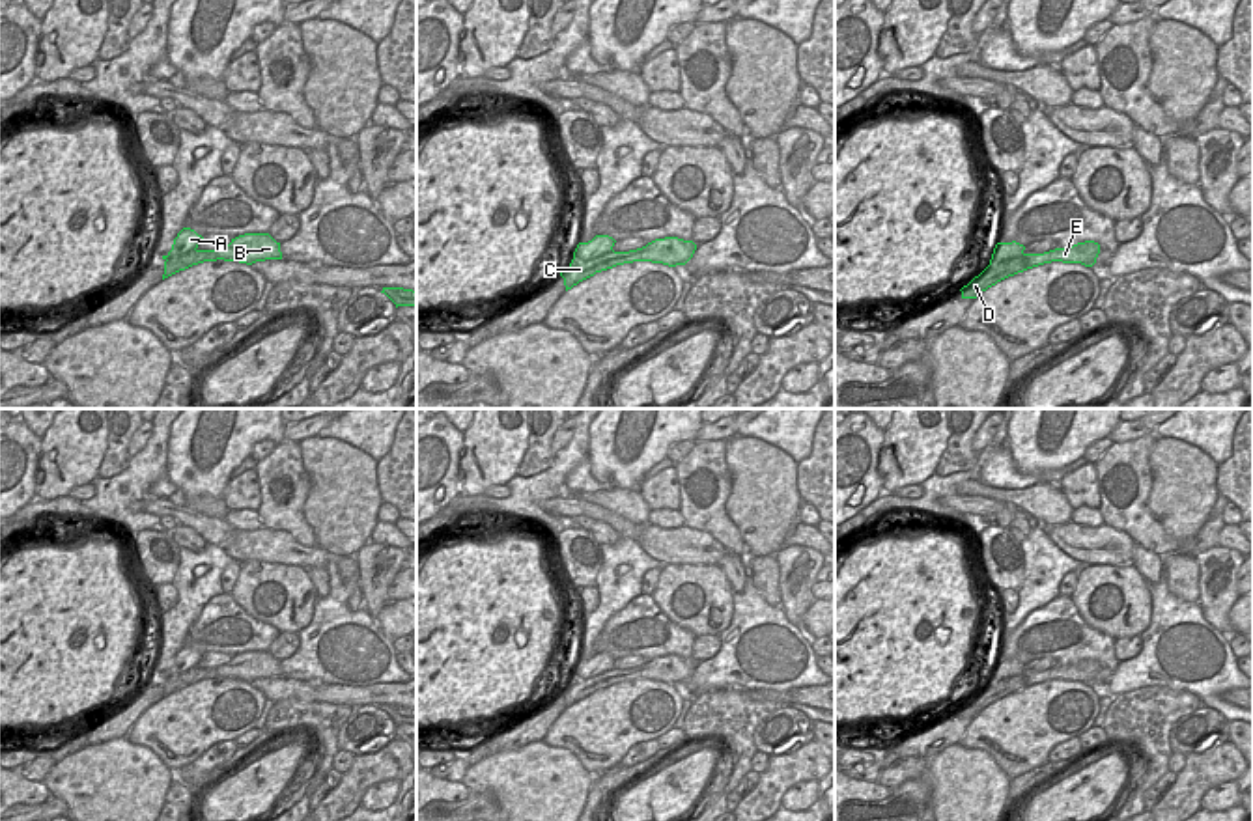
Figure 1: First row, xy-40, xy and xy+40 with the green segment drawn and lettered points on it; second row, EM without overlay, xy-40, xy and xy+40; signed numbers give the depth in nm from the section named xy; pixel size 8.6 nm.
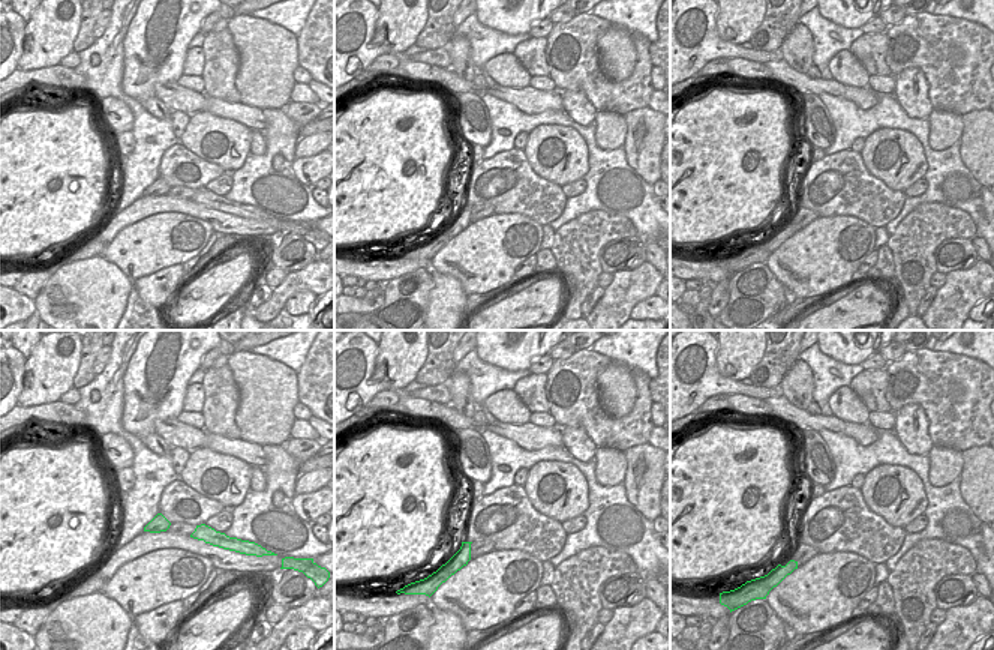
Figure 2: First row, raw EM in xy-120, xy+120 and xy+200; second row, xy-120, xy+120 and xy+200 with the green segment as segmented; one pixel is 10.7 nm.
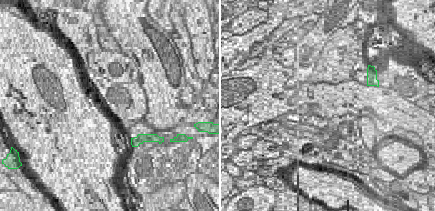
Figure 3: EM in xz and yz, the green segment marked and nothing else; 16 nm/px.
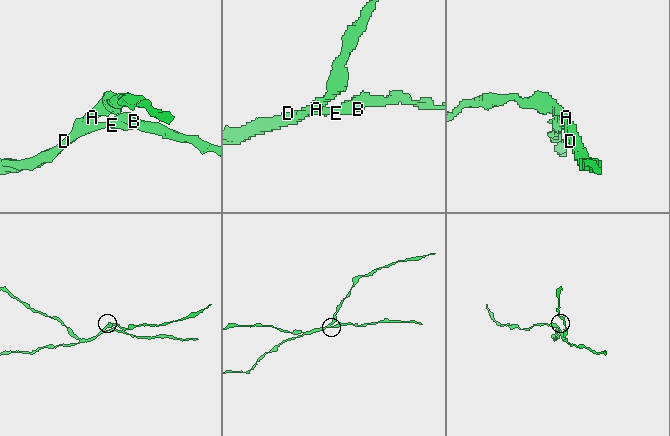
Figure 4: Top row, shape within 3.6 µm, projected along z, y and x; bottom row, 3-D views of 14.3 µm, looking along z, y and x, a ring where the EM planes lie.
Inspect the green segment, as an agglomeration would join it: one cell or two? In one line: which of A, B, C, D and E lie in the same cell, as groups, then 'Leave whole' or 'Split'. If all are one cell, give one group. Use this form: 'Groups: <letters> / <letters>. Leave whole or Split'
Groups: A / B C D E. Split

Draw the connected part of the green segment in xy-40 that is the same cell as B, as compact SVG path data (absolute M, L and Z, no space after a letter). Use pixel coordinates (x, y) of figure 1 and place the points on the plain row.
M245 651L217 668L192 668L164 679L162 698L204 679L239 679L252 683L265 677L282 677L280 661L269 651Z

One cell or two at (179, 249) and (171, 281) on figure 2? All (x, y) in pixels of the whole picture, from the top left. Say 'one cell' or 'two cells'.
two cells

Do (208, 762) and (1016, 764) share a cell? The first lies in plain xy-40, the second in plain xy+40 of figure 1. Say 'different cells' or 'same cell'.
different cells

